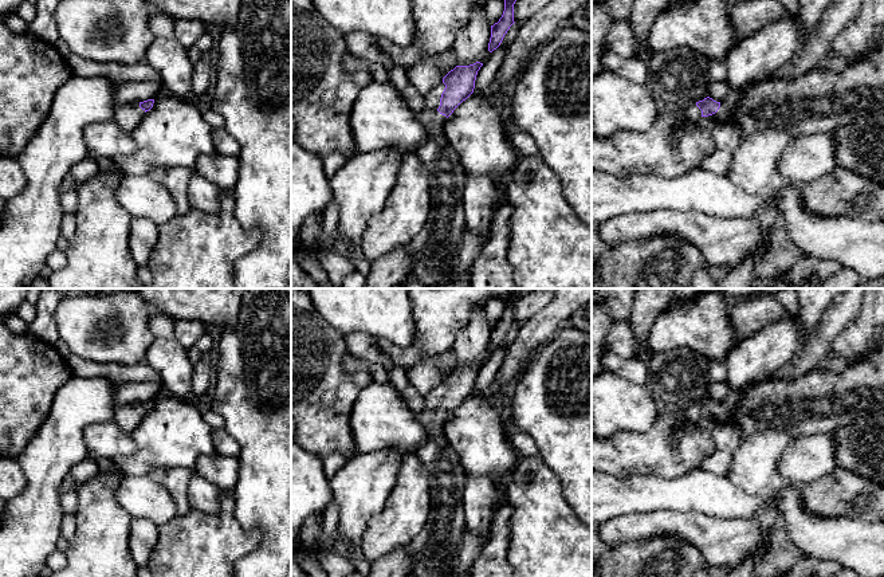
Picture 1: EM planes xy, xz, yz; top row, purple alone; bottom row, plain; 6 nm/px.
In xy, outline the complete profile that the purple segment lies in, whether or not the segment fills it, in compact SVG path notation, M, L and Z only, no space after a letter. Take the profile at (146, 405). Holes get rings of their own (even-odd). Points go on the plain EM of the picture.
M148 400L140 404L119 407L115 411L114 420L123 432L131 435L144 419L145 413L153 408L153 404L154 400Z

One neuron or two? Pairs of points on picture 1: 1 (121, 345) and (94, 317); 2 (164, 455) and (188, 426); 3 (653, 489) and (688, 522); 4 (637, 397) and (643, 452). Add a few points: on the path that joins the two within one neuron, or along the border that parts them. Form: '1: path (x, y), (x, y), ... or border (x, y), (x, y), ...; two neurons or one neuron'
1: path (116, 338), (101, 324); one neuron
2: path (165, 448), (181, 432); one neuron
3: border (645, 511), (700, 511), (708, 515); two neurons
4: border (661, 408), (647, 430), (621, 431), (609, 439); two neurons

